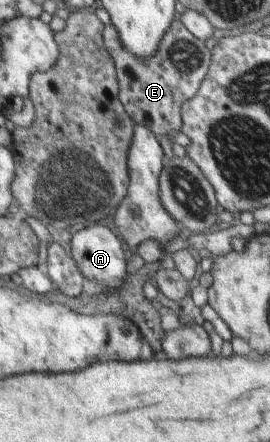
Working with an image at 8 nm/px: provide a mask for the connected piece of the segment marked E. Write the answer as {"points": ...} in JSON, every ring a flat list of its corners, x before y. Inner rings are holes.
{"points":[[176,19,174,23,169,27,166,34,160,41,160,47,156,49,156,53,148,59,140,59,132,53,128,53,122,45,120,45,120,39,116,35,115,27,112,25,104,25,104,31,100,31,100,35,103,35,104,47,111,55,111,59,115,60,116,75,119,76,119,100,122,101,127,114,131,117,132,121,135,121,138,125,144,125,148,128,148,131,152,131,152,135,168,135,172,131,180,131,180,107,182,103,194,97,194,93,198,90,202,79,205,79,206,69,208,63,210,63,210,51,206,49,206,45,202,41,192,36,190,32,184,28,184,25]]}

